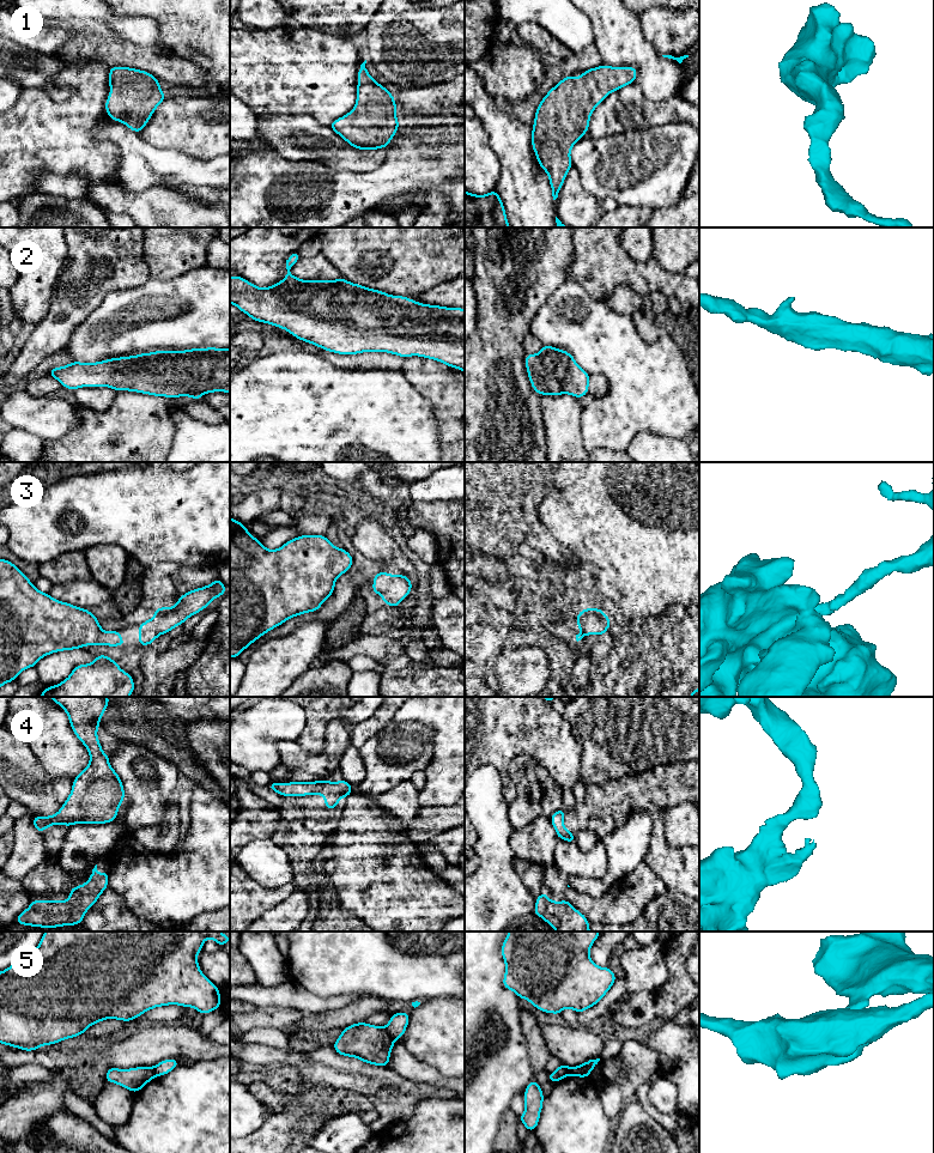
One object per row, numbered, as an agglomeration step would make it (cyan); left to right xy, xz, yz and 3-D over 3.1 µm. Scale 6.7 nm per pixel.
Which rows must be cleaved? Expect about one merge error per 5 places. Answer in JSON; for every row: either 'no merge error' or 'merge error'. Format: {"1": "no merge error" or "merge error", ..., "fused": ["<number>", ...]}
{"1": "no merge error", "2": "no merge error", "3": "no merge error", "4": "no merge error", "5": "merge error", "fused": ["5"]}

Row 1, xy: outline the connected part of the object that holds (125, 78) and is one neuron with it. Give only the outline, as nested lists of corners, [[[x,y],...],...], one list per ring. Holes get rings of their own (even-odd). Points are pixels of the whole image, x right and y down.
[[[110,67],[110,93],[105,111],[114,121],[123,122],[140,133],[156,108],[165,99],[158,79],[151,73],[131,67]]]

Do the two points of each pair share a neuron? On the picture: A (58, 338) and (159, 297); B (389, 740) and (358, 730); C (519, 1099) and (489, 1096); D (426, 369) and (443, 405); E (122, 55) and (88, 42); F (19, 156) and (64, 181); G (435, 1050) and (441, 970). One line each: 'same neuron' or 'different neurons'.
A: different neurons
B: different neurons
C: different neurons
D: same neuron
E: same neuron
F: different neurons
G: different neurons

